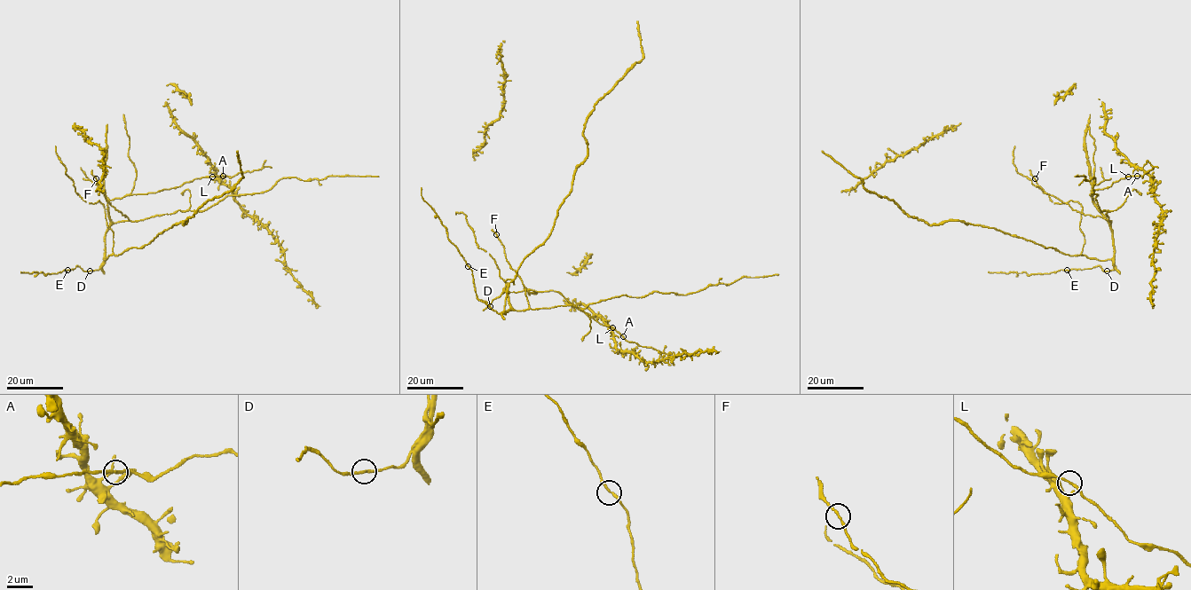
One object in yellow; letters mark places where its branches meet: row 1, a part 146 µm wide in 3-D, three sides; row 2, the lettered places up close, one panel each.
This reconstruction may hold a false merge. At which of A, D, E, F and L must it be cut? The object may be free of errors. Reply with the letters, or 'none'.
none

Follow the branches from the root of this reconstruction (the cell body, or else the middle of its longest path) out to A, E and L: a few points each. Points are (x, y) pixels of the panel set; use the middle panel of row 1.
A: (505, 300), (505, 313), (510, 308), (510, 292), (556, 291), (600, 324), (612, 326), (623, 336)
E: (505, 300), (505, 310), (500, 313), (481, 301), (475, 291), (472, 271), (468, 266)
L: (505, 300), (505, 313), (510, 308), (510, 292), (556, 291), (600, 324), (612, 327)

